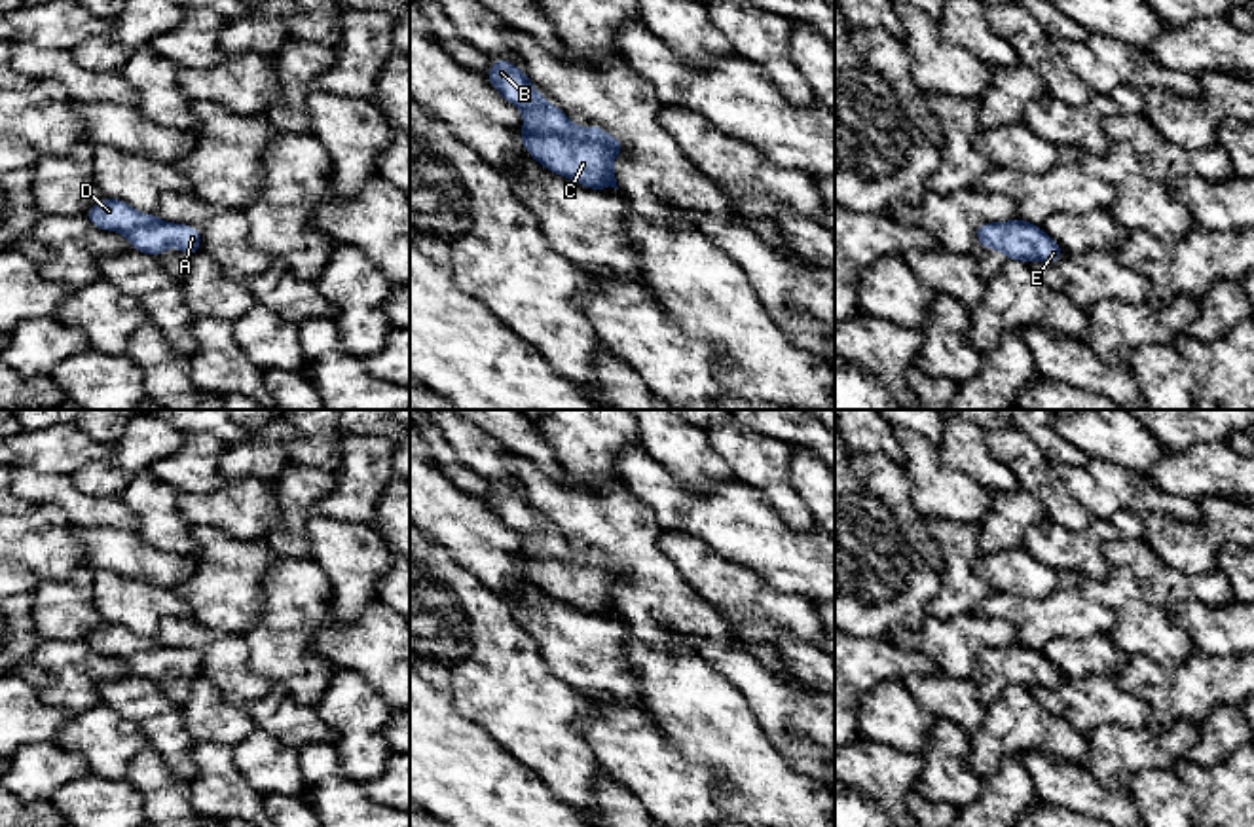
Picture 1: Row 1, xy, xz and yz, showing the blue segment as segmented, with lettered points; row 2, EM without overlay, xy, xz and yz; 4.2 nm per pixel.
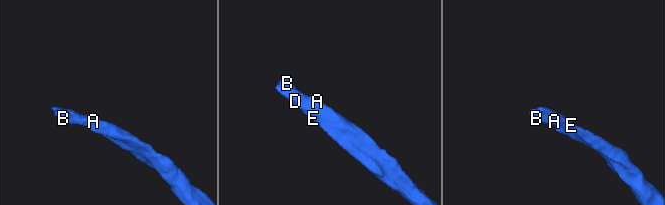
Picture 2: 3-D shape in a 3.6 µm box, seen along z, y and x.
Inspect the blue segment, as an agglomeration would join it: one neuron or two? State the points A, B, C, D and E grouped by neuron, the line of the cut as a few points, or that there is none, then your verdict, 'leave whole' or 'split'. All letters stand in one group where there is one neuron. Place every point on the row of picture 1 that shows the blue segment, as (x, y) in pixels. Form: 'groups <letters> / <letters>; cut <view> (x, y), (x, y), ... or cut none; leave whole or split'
groups A B C D E; cut none; leave whole

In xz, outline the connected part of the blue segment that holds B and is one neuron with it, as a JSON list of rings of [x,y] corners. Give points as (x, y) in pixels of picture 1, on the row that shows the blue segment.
[[[508,59],[491,61],[486,78],[507,102],[522,110],[520,140],[527,154],[544,169],[588,190],[618,190],[613,161],[626,146],[599,125],[575,125],[562,108],[539,95],[524,70]]]

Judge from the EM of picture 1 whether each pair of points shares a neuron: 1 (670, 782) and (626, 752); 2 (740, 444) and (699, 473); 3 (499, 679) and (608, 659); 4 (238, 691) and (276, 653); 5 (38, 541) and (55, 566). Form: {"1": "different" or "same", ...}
{"1": "same", "2": "different", "3": "different", "4": "different", "5": "same"}

